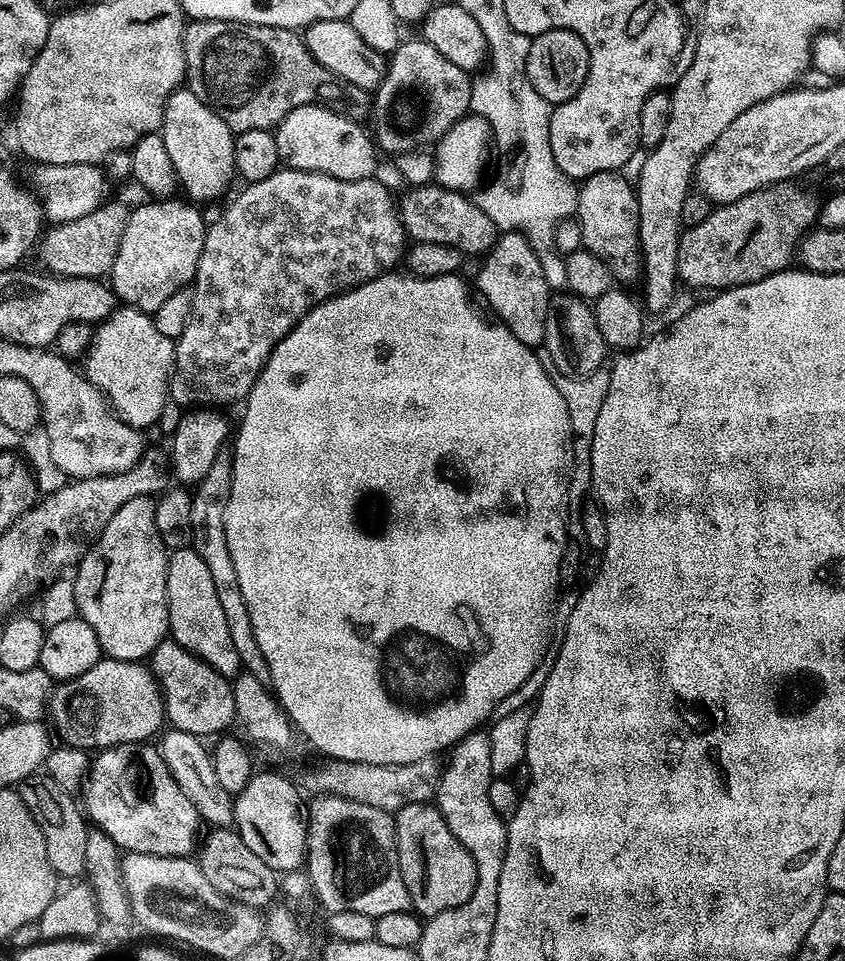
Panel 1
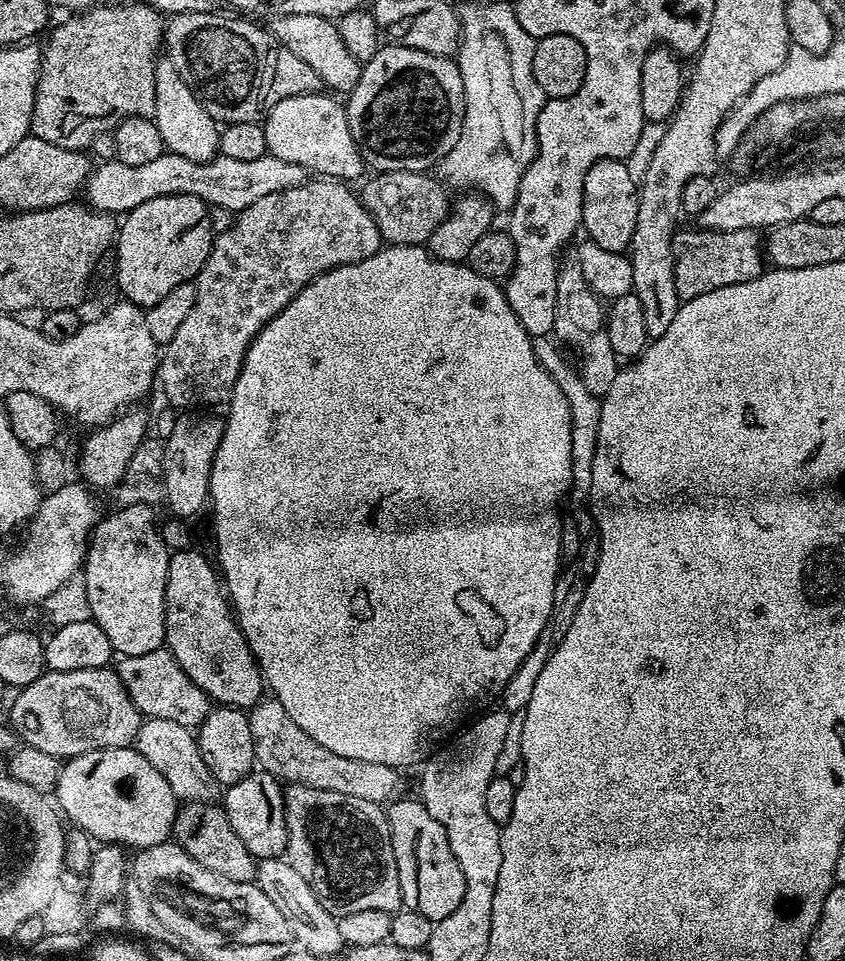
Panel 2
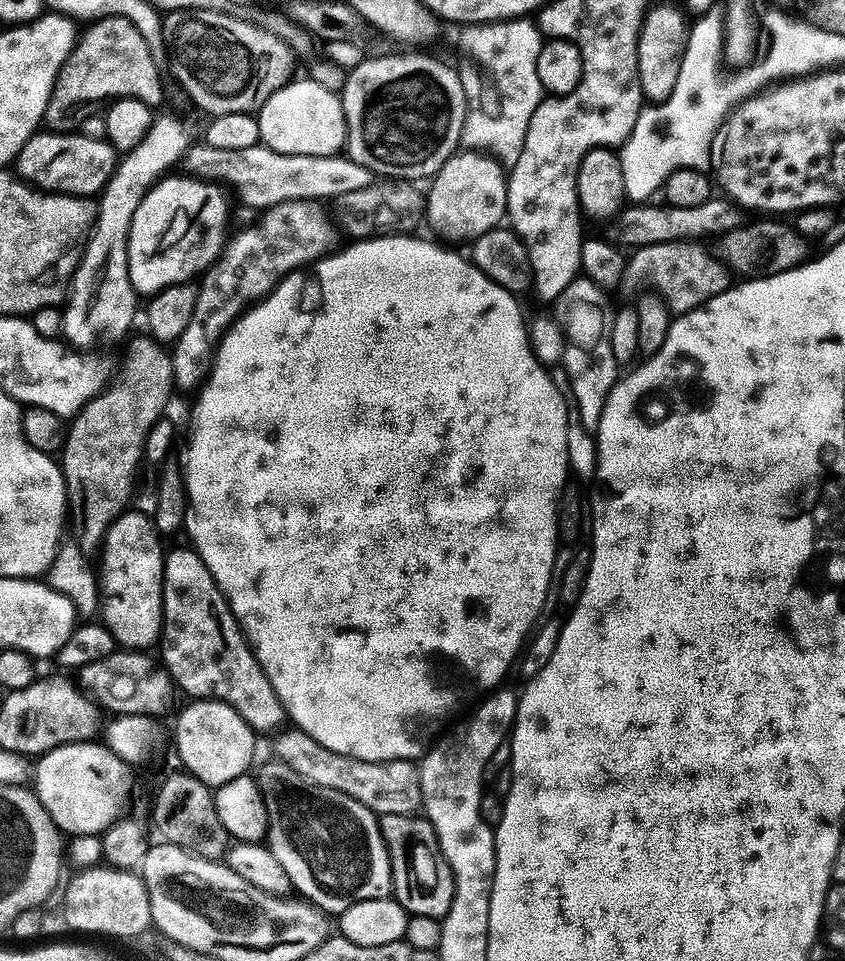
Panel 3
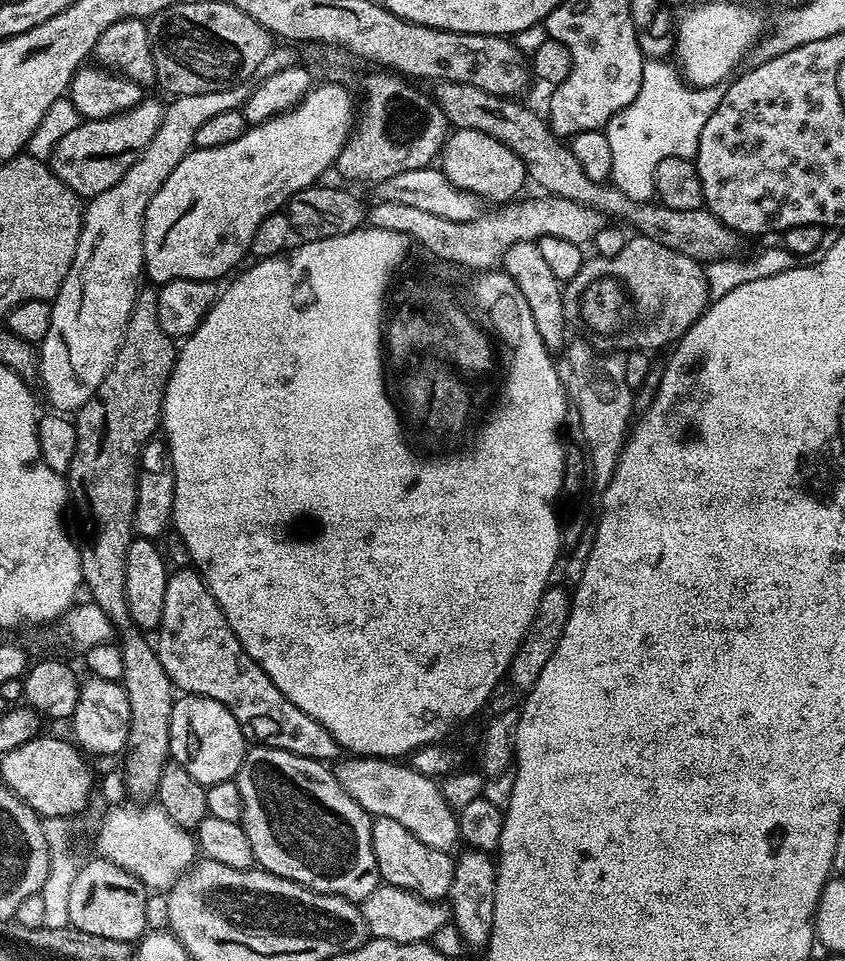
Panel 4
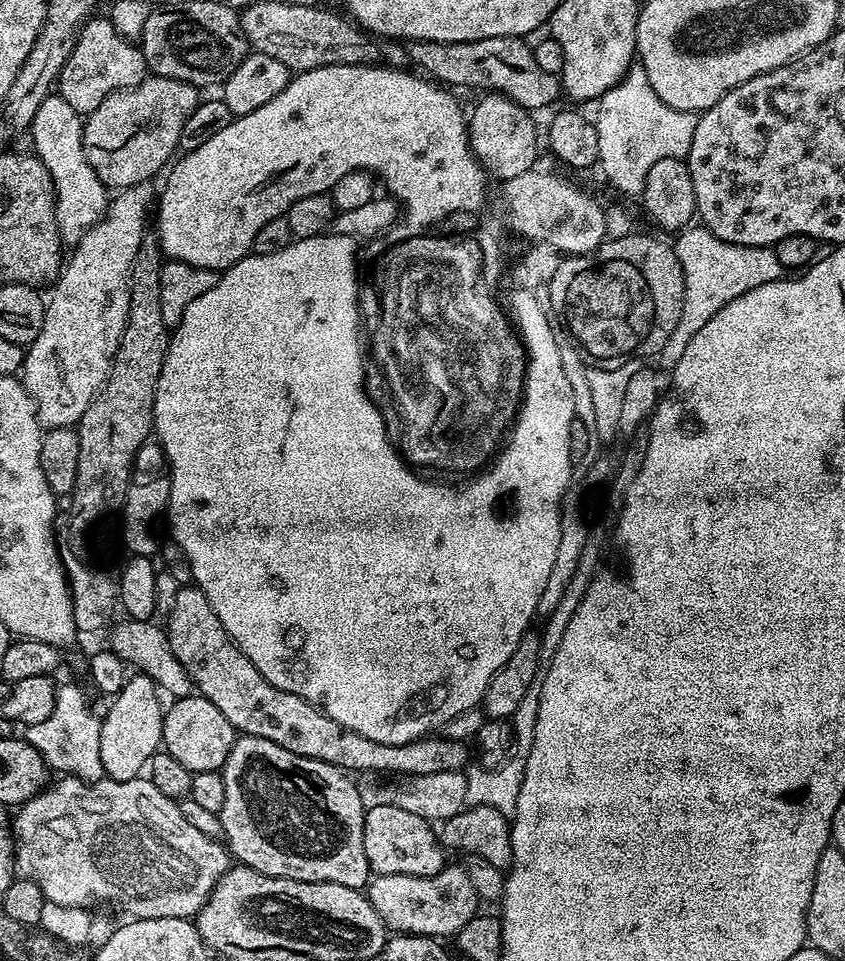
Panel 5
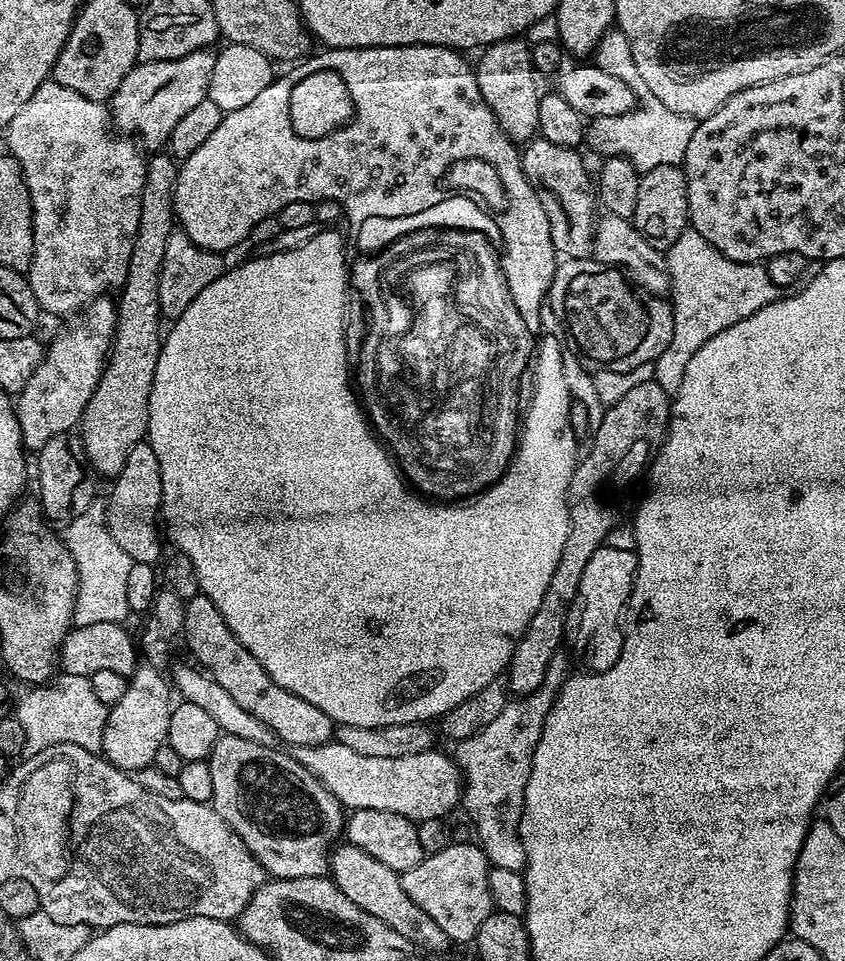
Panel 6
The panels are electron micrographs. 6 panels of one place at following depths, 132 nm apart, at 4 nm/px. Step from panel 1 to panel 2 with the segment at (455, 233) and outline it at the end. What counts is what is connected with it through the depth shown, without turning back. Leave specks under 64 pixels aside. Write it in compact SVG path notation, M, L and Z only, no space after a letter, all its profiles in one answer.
M394 170L376 172L370 176L363 181L364 189L359 189L358 195L374 218L381 241L392 246L427 245L430 234L434 234L434 230L438 230L438 226L442 226L442 222L448 217L449 189L443 183L440 185L428 172Z

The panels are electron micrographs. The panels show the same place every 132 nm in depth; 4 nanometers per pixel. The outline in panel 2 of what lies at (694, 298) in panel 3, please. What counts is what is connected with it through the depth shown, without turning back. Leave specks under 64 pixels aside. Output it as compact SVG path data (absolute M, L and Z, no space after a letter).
M755 228L730 230L729 232L677 231L672 237L674 250L674 286L681 301L718 290L722 286L734 286L757 280L762 275L762 236Z

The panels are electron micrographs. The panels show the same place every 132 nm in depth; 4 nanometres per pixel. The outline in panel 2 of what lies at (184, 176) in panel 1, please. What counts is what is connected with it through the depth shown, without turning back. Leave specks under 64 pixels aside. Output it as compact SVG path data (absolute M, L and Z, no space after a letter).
M167 56L157 59L155 68L155 114L152 117L162 135L165 149L189 158L190 161L210 161L219 153L218 122L202 106L188 81L174 67Z

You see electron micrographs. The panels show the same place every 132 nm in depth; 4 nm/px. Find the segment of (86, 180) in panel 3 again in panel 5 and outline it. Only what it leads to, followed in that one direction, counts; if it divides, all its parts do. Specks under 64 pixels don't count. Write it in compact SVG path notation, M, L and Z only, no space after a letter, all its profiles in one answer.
M151 74L145 76L137 88L123 88L110 94L106 102L102 102L102 106L98 106L98 110L84 120L82 146L86 154L86 162L90 162L90 166L98 174L104 187L109 190L149 183L153 179L151 176L158 175L160 171L163 173L169 161L177 155L182 126L186 118L194 114L201 99L201 93L195 84Z

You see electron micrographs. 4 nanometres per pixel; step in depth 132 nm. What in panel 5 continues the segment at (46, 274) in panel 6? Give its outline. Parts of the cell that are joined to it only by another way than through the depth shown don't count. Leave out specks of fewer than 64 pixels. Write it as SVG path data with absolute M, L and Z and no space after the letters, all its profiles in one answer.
M49 94L38 106L30 129L34 155L46 166L52 179L52 190L56 193L56 221L60 239L65 245L74 246L84 236L84 231L94 227L104 216L110 199L109 189L104 187L98 174L86 162L82 146L84 120L58 94Z

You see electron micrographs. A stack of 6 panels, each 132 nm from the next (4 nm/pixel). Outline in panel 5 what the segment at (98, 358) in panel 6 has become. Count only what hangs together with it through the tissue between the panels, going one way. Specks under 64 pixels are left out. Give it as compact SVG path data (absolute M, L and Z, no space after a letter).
M151 183L135 184L129 188L121 188L109 199L108 209L104 211L104 216L97 221L96 225L84 231L84 236L71 249L72 257L67 257L66 263L63 265L62 271L55 281L54 287L51 289L52 297L47 297L44 306L44 321L42 322L42 330L38 334L38 338L34 338L34 342L27 345L24 354L24 363L22 365L22 383L24 388L32 396L32 401L36 403L36 417L40 423L41 429L47 430L50 428L70 428L79 425L82 414L86 410L86 406L90 406L90 402L97 396L104 383L108 381L108 375L112 369L112 359L116 356L116 351L120 345L120 339L124 333L124 327L128 321L128 311L130 310L130 270L134 266L134 258L138 254L138 250L146 235L146 229L150 224L150 209L154 204L154 192L152 196Z

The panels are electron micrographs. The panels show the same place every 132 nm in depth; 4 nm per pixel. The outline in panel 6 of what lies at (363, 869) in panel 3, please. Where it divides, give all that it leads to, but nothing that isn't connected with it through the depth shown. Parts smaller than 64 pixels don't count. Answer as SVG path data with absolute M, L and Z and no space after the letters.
M227 734L221 735L214 750L208 755L210 774L214 777L214 794L211 798L212 809L230 826L254 859L264 867L269 877L277 880L294 878L314 878L325 875L330 868L333 848L337 847L346 828L346 812L334 794L306 770L287 751L276 746L262 746L258 742L248 742Z

